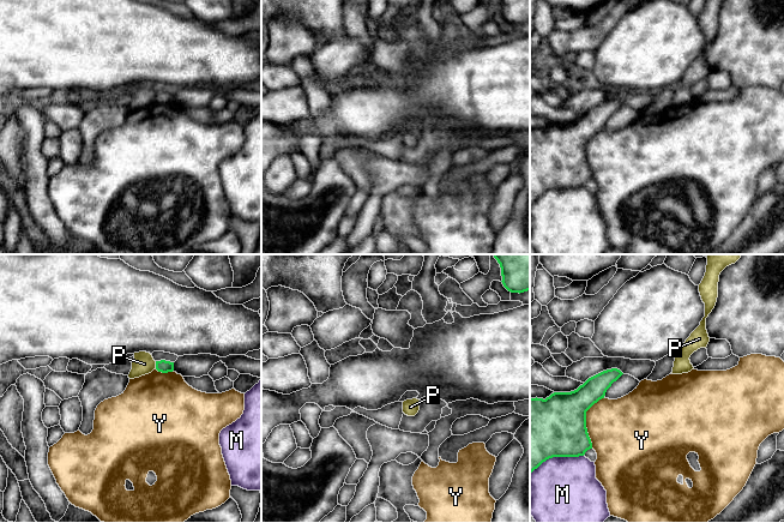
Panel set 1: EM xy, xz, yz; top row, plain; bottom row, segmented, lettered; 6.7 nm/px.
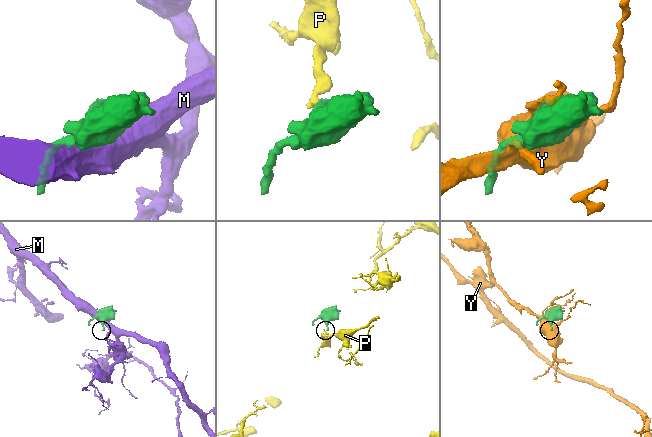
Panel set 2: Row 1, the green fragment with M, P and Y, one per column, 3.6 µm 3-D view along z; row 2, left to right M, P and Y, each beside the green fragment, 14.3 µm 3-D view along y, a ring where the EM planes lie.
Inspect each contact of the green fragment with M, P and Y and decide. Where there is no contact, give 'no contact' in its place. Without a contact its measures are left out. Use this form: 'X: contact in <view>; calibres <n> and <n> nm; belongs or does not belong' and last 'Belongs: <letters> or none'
M: contact in yz; calibres 440 and 480 nm; does not belong
P: contact in xy; calibres 90 and 140 nm; does not belong
Y: contact in yz; calibres 400 and 440 nm; does not belong
Belongs: none

